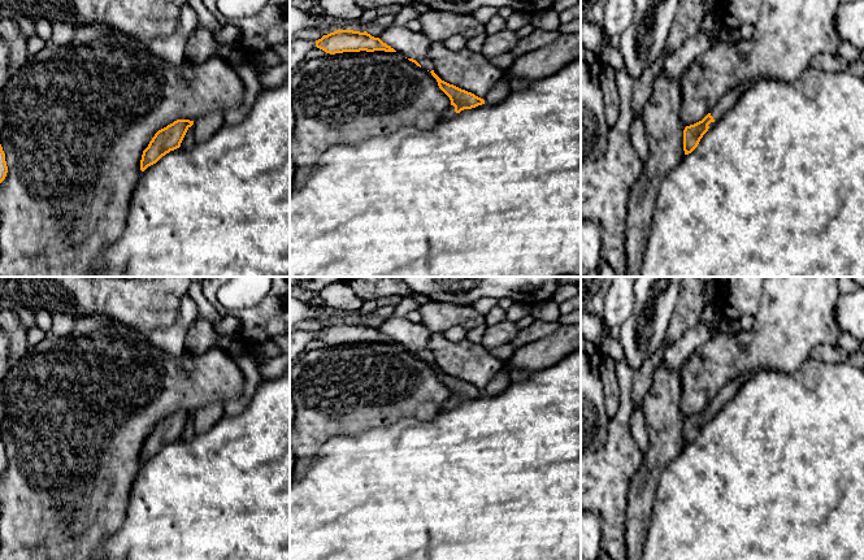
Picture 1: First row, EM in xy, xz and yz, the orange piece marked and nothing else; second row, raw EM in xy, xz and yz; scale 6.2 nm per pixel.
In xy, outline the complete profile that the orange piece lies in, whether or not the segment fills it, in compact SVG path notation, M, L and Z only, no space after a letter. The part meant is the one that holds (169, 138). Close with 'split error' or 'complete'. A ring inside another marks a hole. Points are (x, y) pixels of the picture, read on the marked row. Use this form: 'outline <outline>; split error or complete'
outline M177 120L166 127L159 130L148 147L143 151L140 170L156 164L162 156L181 147L187 130L194 125L190 120Z; complete

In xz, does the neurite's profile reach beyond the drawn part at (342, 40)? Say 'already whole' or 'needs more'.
already whole

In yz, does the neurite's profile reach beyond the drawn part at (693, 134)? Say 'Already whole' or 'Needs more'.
Needs more

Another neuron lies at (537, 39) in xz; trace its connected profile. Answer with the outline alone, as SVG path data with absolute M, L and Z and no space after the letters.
M535 30L525 38L521 38L515 48L511 51L515 56L522 56L531 51L537 51L559 39L561 34L559 30L544 31Z

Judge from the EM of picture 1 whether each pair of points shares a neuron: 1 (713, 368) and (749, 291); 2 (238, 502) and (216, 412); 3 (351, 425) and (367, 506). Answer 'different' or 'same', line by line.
1: different
2: different
3: different

